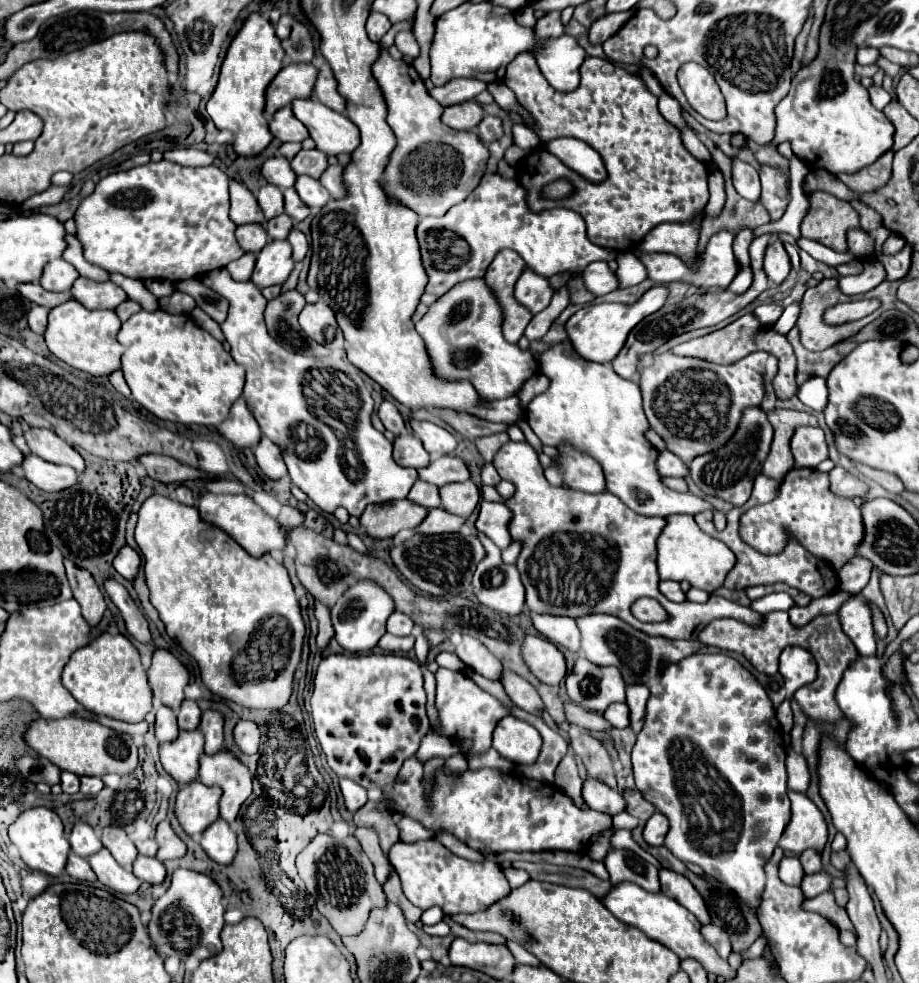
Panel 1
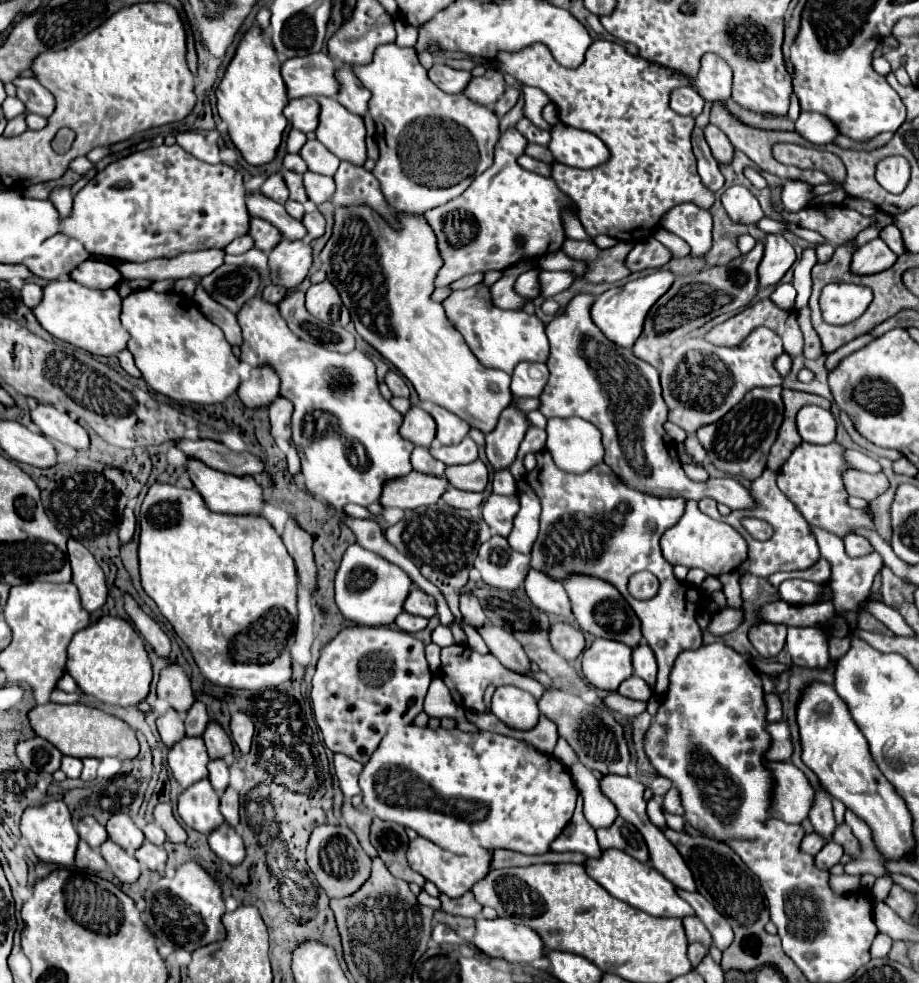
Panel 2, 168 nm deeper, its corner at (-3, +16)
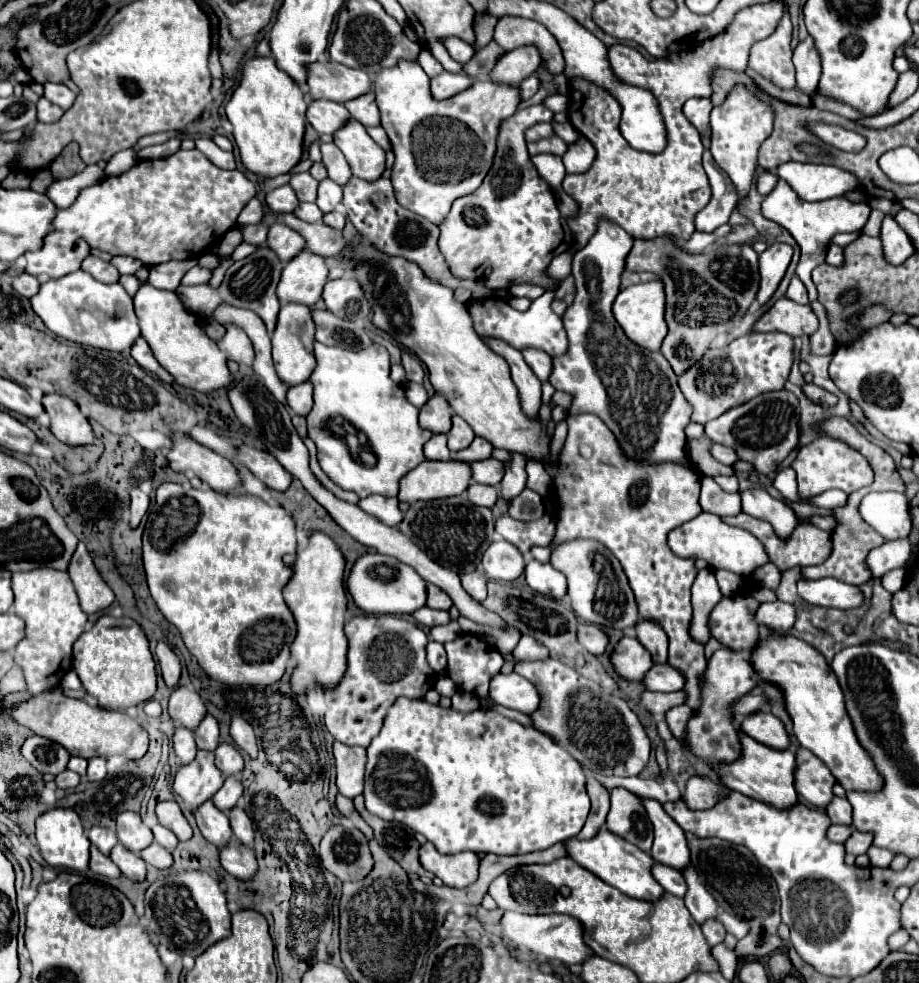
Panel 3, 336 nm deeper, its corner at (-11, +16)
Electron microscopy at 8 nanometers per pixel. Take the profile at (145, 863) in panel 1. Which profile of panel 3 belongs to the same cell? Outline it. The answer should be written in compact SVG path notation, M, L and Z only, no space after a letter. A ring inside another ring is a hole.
M152 844L152 846L148 846L146 850L142 850L140 856L142 856L148 864L152 864L152 866L156 866L156 868L168 868L168 866L172 864L172 854L170 854L168 850L164 850L162 846L158 846L158 844Z

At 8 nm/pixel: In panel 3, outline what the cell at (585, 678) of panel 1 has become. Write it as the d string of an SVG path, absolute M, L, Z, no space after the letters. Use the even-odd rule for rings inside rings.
M622 636L618 640L610 654L610 662L616 674L628 682L640 680L654 666L650 652L636 638L630 636Z

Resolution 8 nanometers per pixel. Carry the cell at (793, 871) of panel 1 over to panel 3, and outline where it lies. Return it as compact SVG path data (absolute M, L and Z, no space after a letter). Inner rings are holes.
M838 824L838 826L830 826L828 832L826 832L828 840L830 840L830 842L838 842L838 844L846 842L850 834L852 834L852 830L850 830L848 826L840 826L840 824Z

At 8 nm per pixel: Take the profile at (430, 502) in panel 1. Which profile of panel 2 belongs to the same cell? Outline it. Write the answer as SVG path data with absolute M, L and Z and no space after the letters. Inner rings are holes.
M422 446L414 448L414 452L412 452L412 466L418 472L426 472L426 474L434 474L434 476L442 476L444 468L446 468L440 460L436 460L428 452L428 448L422 448Z

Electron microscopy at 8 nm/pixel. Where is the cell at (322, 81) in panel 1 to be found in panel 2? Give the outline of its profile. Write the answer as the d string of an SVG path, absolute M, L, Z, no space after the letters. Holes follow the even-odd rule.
M350 66L338 68L338 80L342 80L342 92L338 94L338 102L352 114L364 116L368 112L368 100L372 94L352 74Z

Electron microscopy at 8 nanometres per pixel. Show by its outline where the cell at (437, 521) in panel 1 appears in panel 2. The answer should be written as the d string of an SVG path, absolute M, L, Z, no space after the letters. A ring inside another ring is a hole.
M448 486L446 494L442 496L442 500L454 508L464 508L464 510L472 510L472 508L478 508L484 498L480 492L466 492L466 490L456 490L452 486Z

